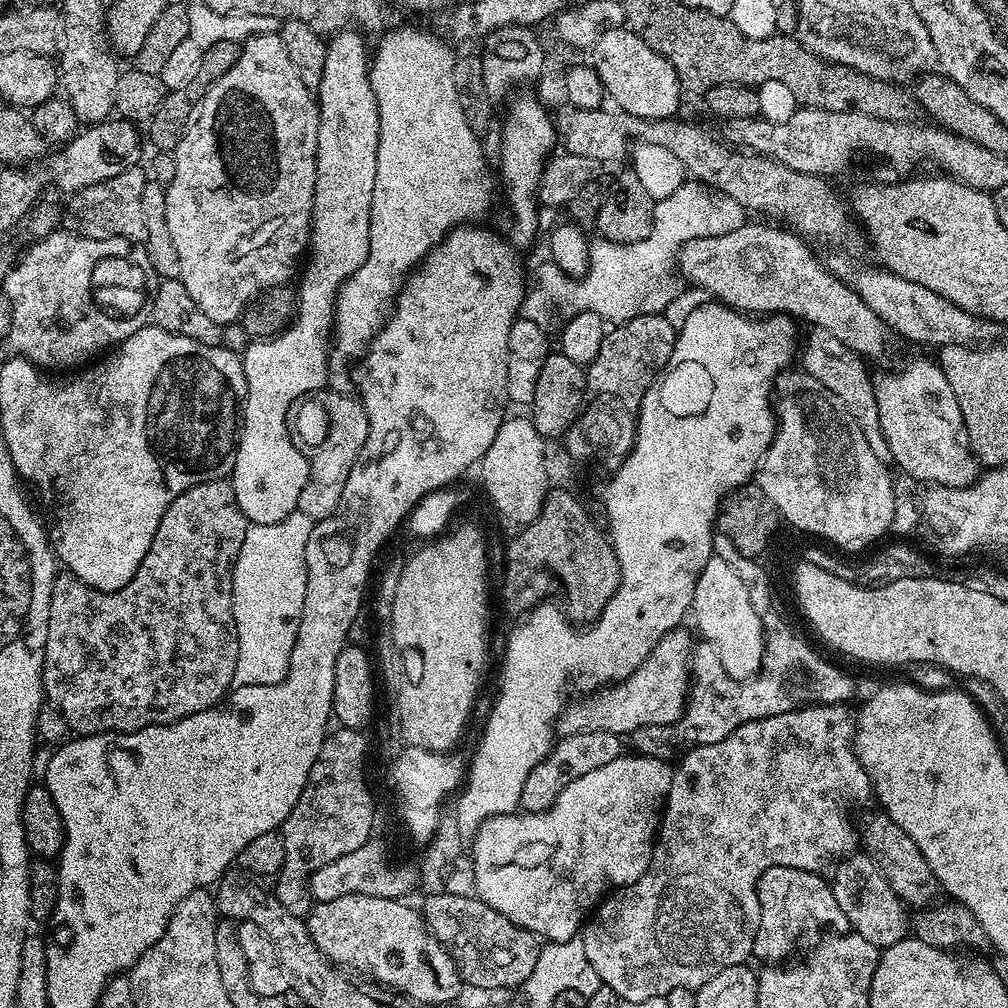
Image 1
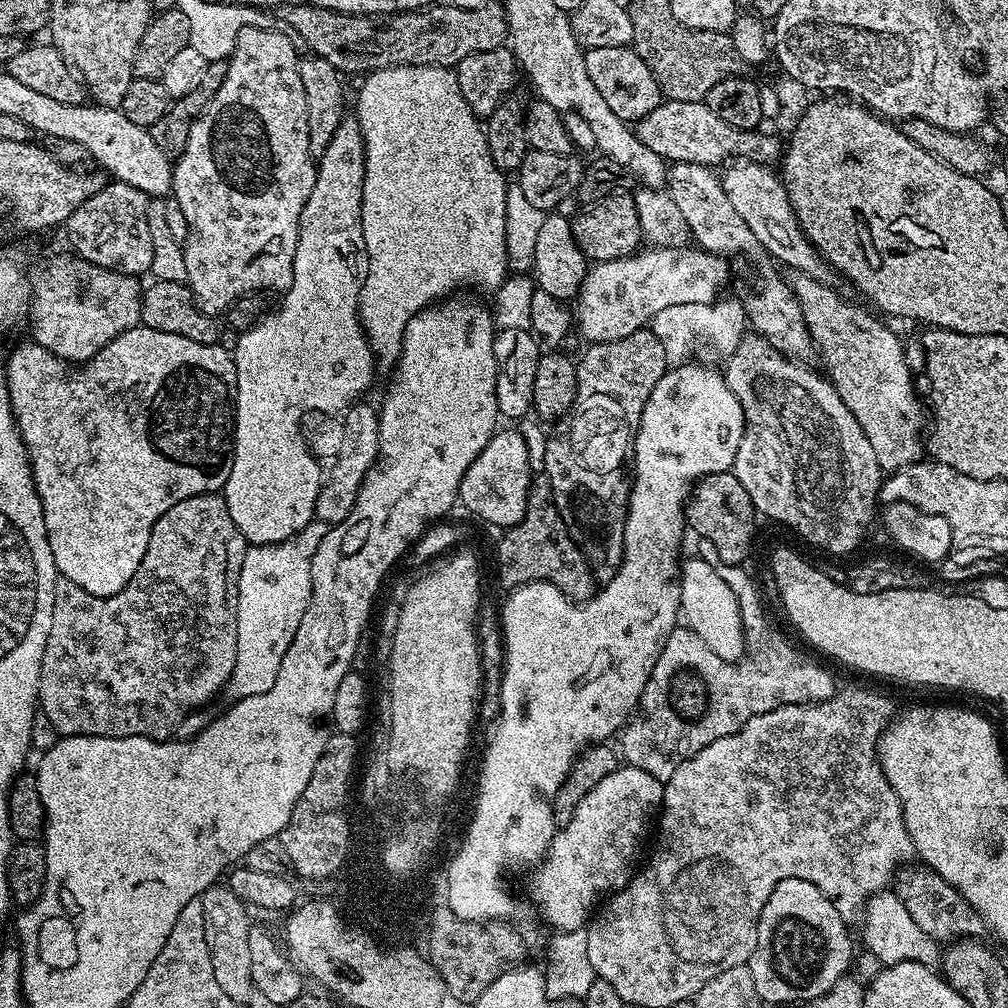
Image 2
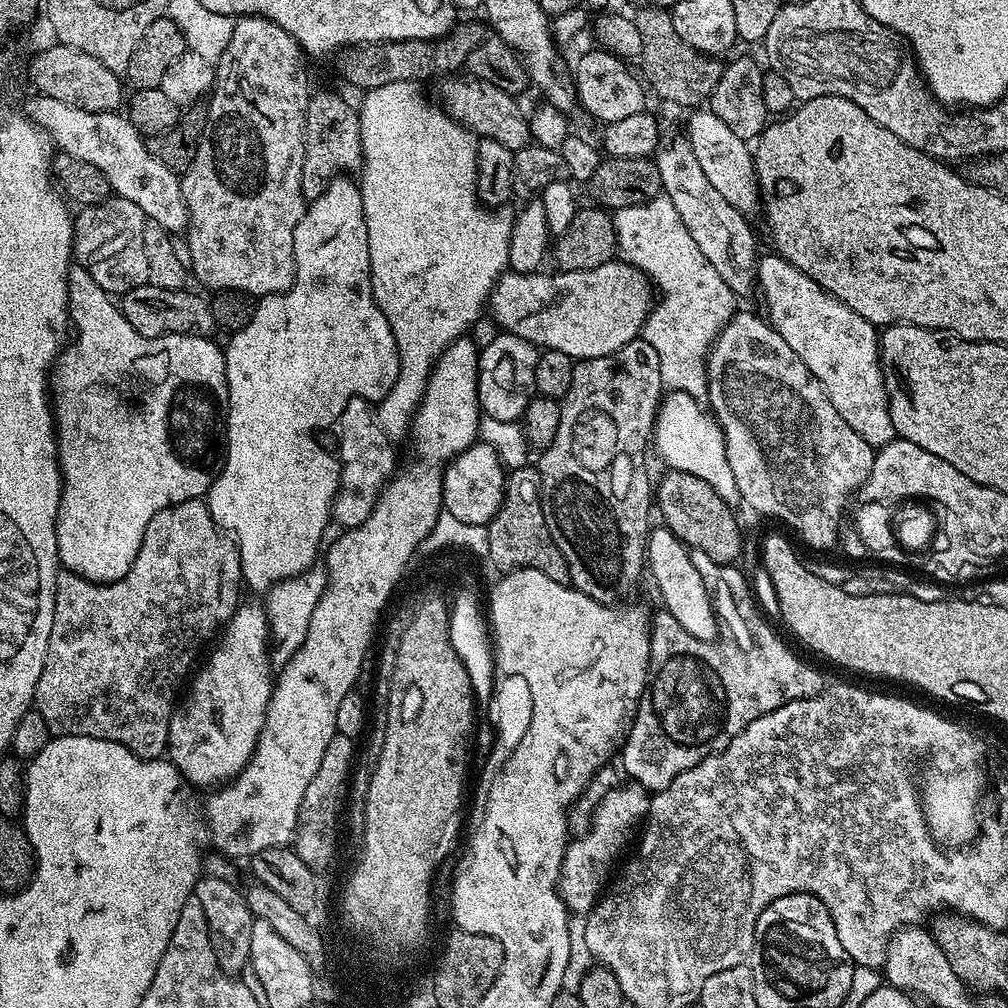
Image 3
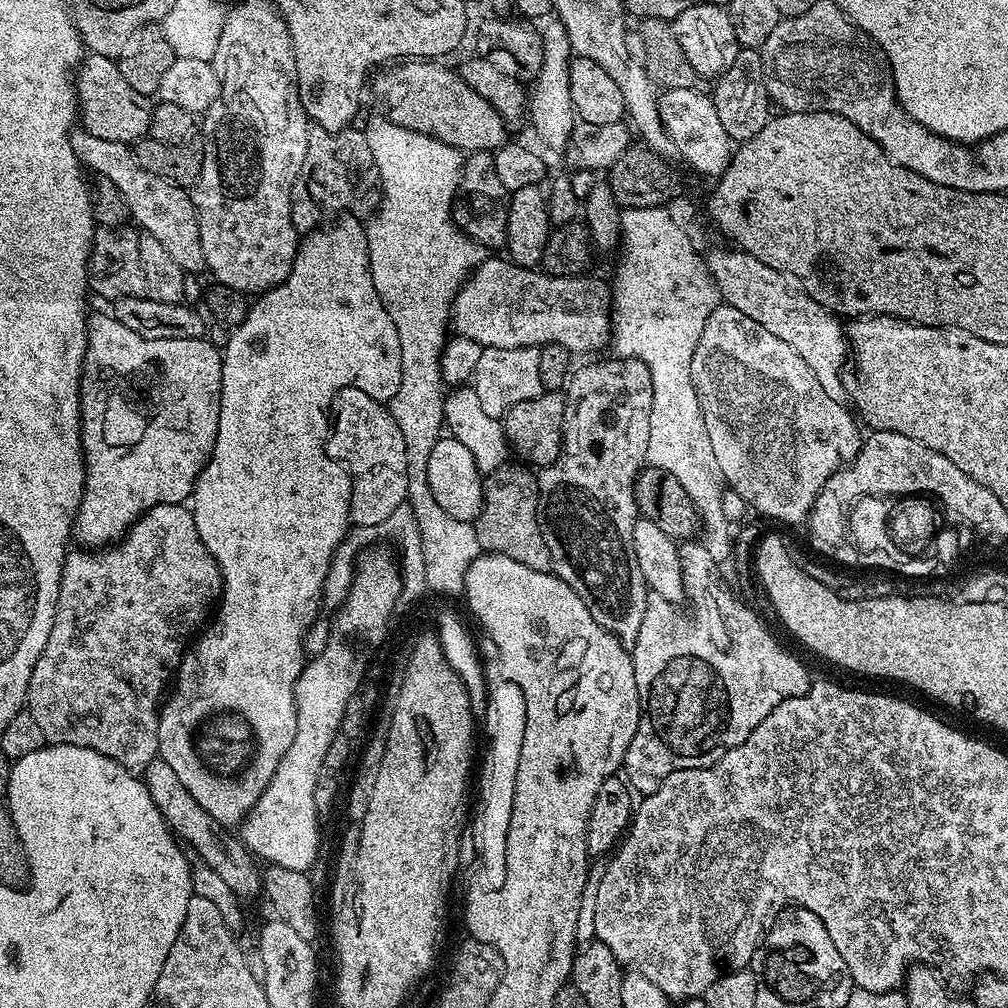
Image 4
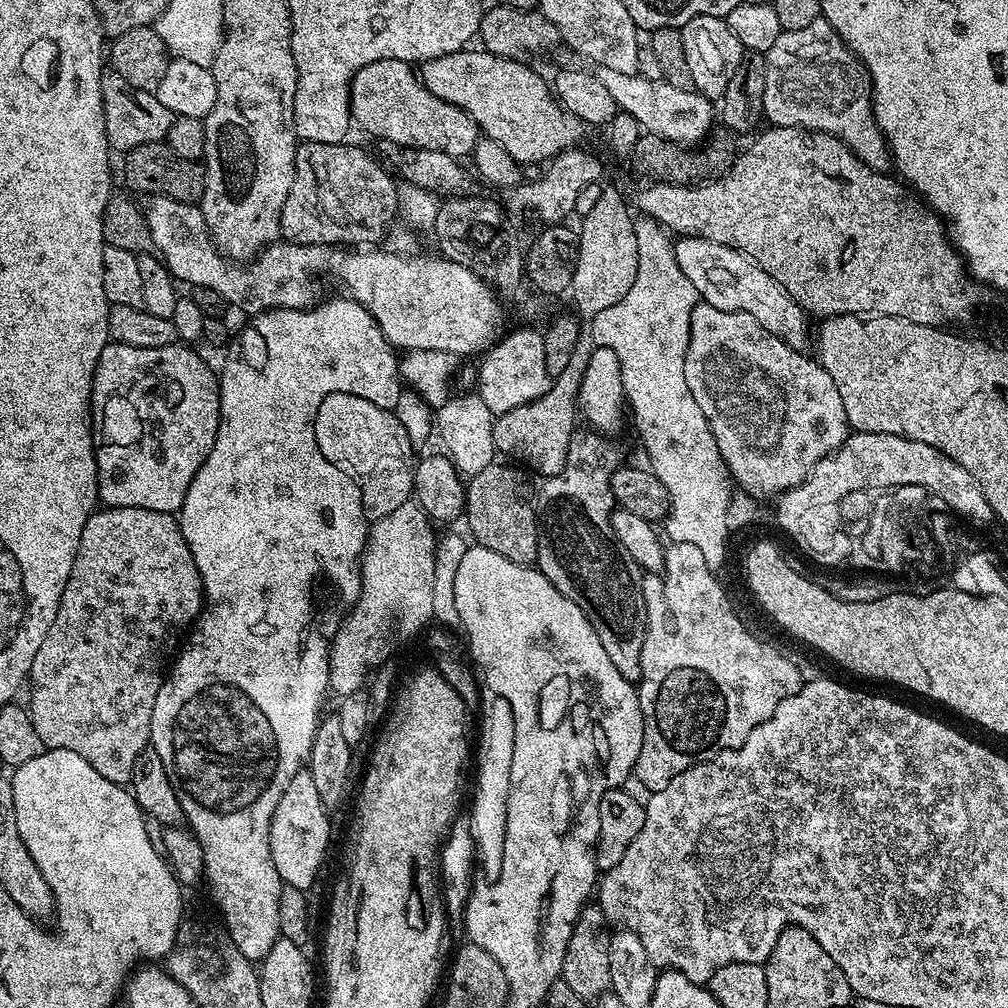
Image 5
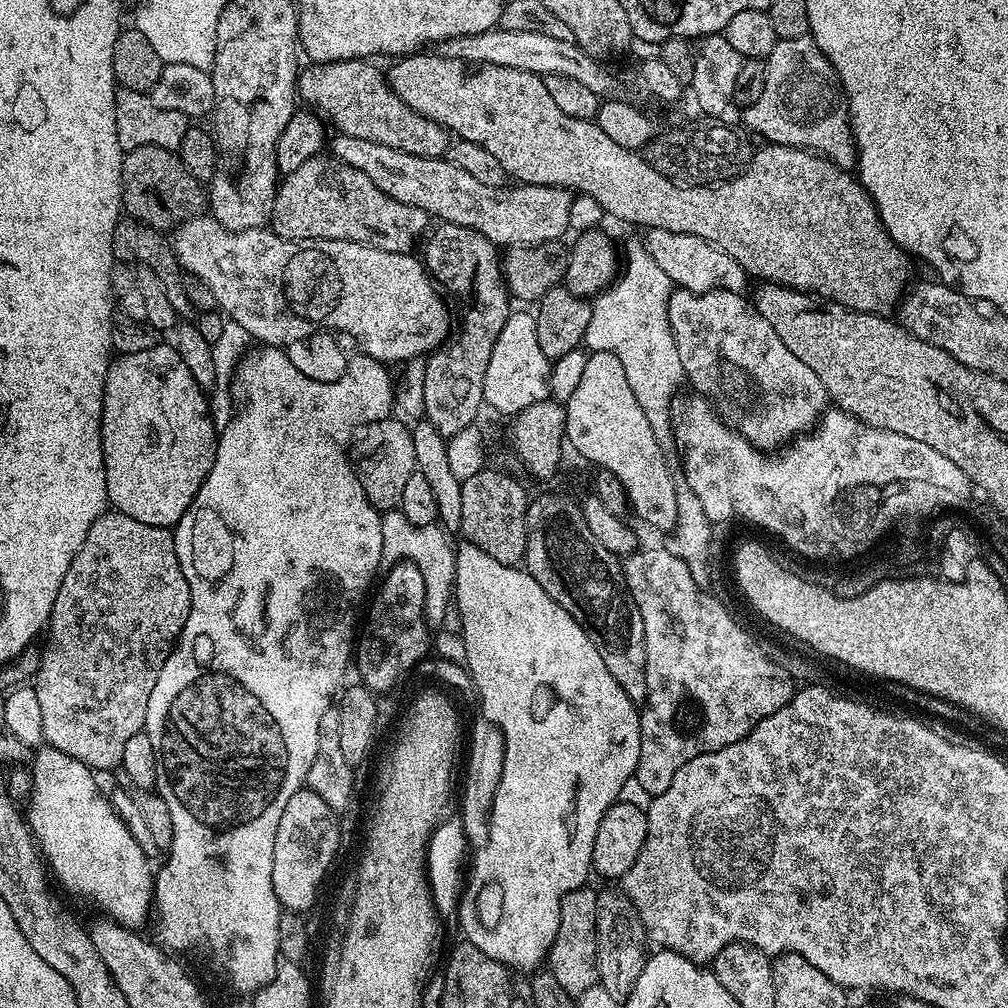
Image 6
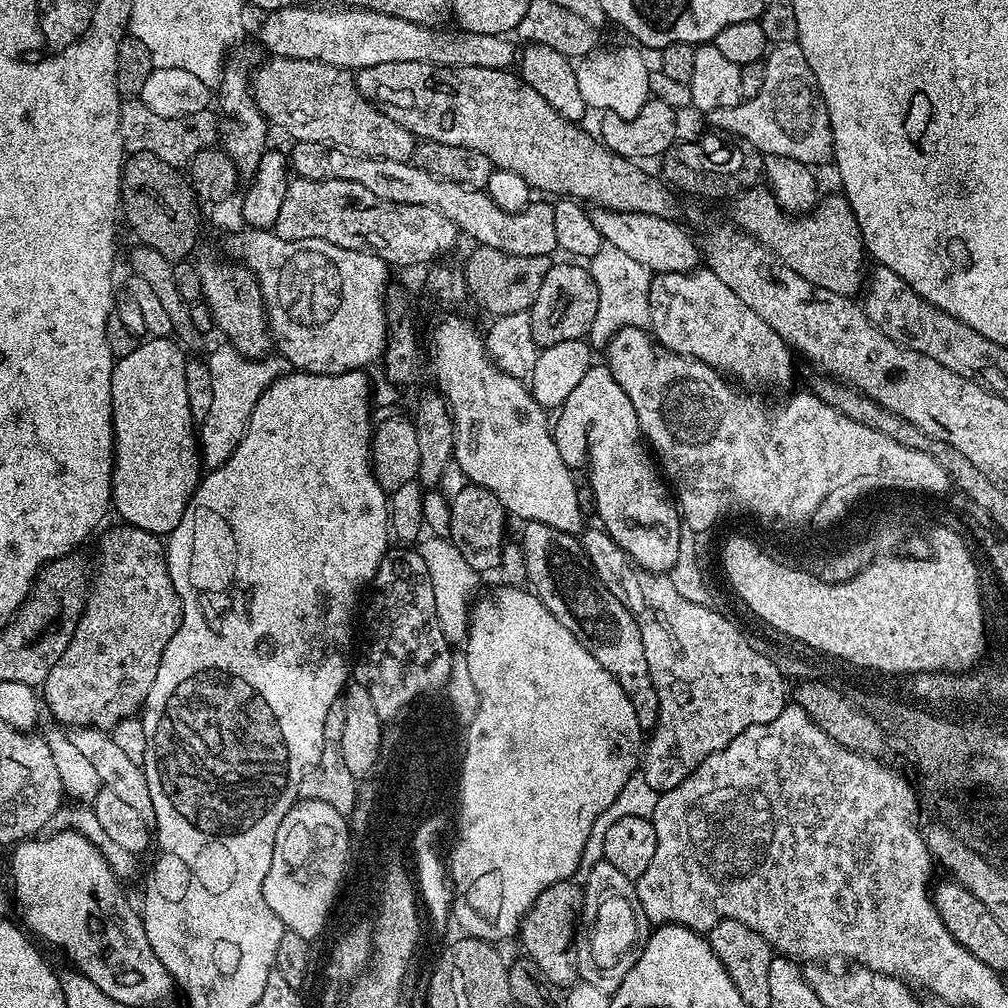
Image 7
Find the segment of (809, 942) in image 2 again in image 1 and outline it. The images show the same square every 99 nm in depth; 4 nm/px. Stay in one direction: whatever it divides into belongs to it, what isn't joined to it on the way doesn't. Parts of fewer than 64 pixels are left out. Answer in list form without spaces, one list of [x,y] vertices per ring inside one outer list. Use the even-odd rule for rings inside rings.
[[[774,866],[762,874],[756,889],[760,925],[752,951],[755,959],[764,960],[760,962],[787,961],[787,956],[807,932],[816,932],[819,928],[828,928],[824,930],[836,934],[849,931],[846,914],[842,914],[842,906],[838,906],[838,898],[834,898],[831,883],[821,873],[798,870],[794,866]]]

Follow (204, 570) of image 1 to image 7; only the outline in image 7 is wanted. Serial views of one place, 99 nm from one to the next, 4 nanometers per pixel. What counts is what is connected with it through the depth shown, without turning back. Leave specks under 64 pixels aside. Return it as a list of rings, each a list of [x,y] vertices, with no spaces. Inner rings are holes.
[[[121,523],[119,527],[110,529],[100,540],[84,613],[74,630],[74,638],[70,638],[70,646],[66,646],[66,654],[58,658],[42,685],[47,711],[49,708],[54,719],[72,728],[91,726],[111,730],[118,722],[135,717],[150,694],[150,686],[154,686],[162,654],[182,622],[182,606],[170,578],[161,537],[138,530],[133,524]]]

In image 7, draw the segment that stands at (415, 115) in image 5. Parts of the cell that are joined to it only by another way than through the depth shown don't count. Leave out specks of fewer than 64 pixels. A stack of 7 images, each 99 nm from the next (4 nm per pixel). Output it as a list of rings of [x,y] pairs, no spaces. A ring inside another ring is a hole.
[[[268,58],[257,72],[250,76],[250,91],[253,102],[273,129],[281,128],[293,141],[322,142],[334,148],[344,148],[357,156],[382,158],[390,162],[409,162],[416,155],[417,137],[398,126],[394,118],[382,114],[364,97],[356,85],[356,77],[349,69],[323,64],[317,60],[295,60],[294,58]]]

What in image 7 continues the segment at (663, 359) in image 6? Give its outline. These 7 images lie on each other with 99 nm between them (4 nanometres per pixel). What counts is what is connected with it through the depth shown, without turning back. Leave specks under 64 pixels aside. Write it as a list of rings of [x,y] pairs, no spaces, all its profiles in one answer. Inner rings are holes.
[[[601,243],[598,254],[590,258],[590,271],[598,286],[598,314],[594,314],[590,333],[593,345],[607,345],[613,334],[623,328],[644,328],[648,324],[653,273],[642,262],[634,262],[618,246]]]

